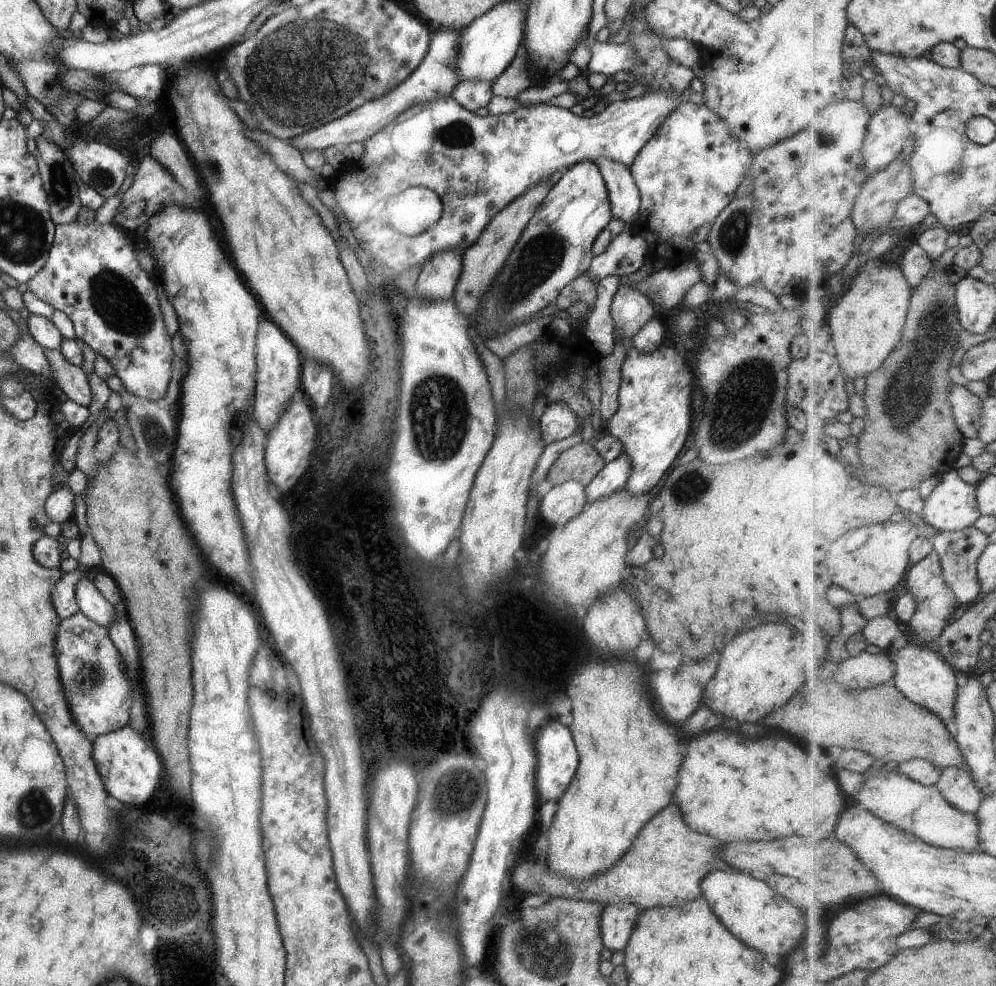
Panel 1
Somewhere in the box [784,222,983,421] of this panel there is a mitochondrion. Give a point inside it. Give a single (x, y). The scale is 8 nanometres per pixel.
(938, 310)

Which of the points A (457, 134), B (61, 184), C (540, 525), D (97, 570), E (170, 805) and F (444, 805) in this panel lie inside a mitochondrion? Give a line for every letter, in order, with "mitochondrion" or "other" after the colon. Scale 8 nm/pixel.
A: mitochondrion
B: mitochondrion
C: other
D: other
E: other
F: mitochondrion

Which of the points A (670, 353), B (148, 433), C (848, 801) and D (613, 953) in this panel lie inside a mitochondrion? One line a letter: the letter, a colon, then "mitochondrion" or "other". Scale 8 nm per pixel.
A: other
B: mitochondrion
C: other
D: other

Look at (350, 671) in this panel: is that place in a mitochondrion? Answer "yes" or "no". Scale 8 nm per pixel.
no

